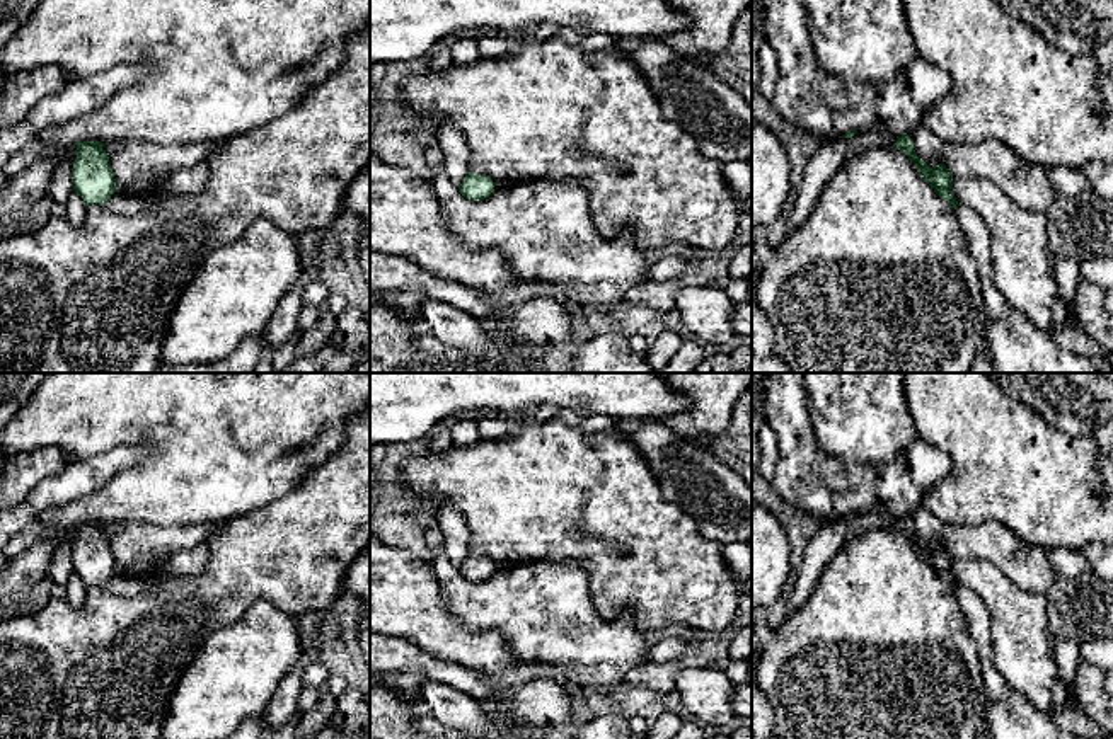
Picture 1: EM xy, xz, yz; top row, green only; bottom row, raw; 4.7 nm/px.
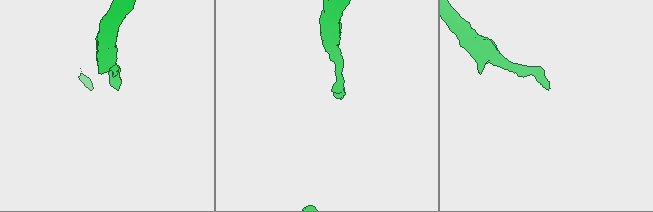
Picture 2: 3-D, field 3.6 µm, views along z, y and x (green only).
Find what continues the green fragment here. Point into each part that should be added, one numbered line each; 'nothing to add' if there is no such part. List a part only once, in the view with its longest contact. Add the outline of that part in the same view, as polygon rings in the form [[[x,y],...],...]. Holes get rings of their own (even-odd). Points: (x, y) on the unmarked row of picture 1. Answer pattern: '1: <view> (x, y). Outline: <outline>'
1: yz (977, 617). Outline: [[[960,586],[954,591],[963,615],[966,618],[970,633],[978,645],[980,664],[983,671],[983,686],[989,698],[999,698],[1007,688],[1006,679],[995,669],[992,661],[992,637],[990,637],[990,616],[983,601],[968,587]]]

